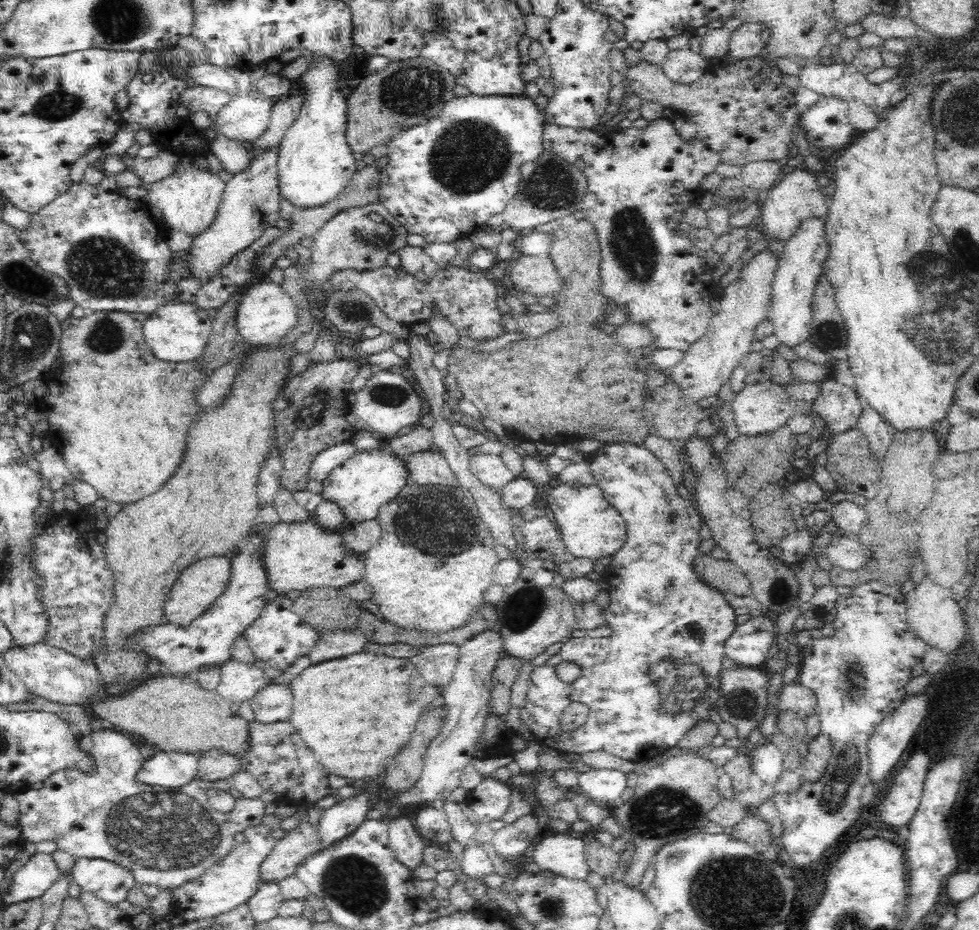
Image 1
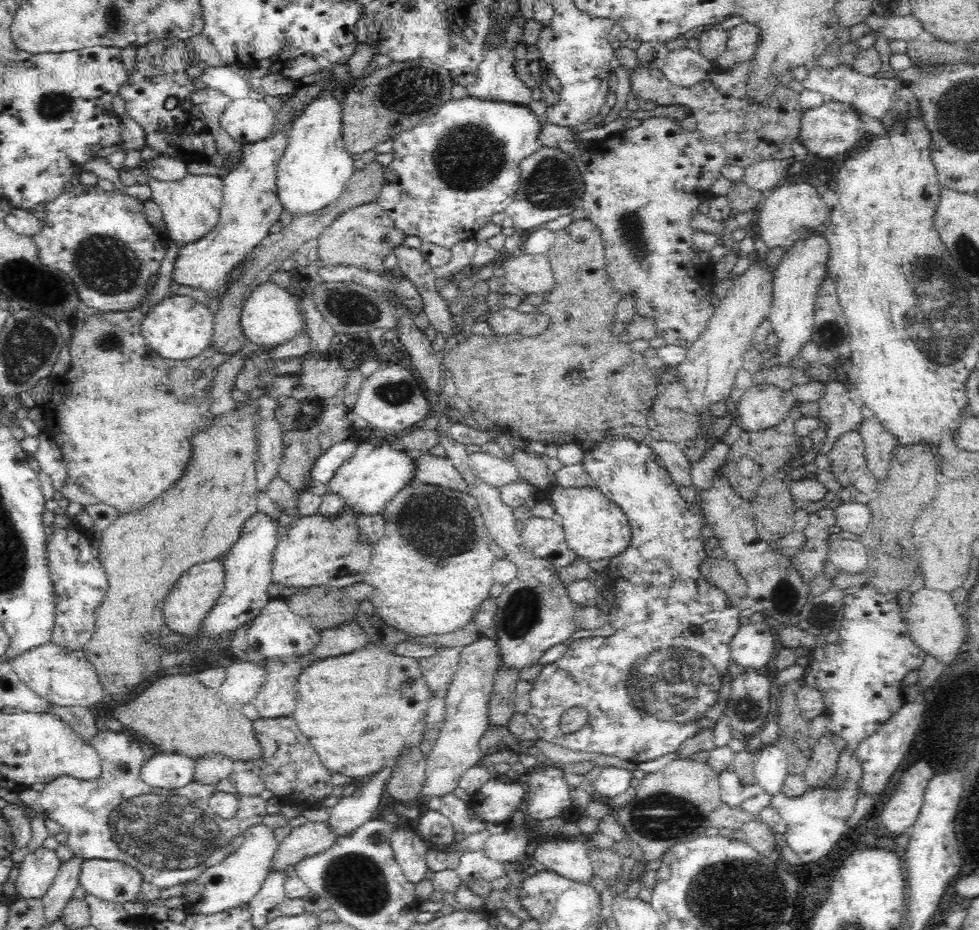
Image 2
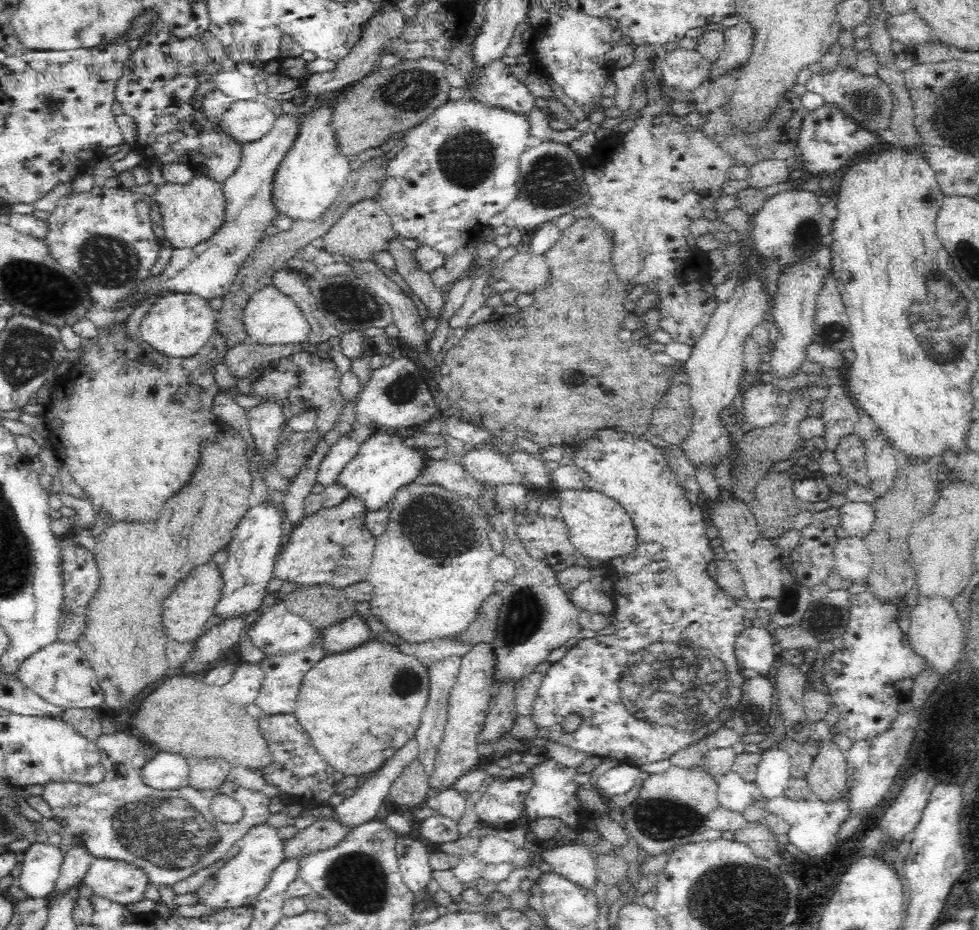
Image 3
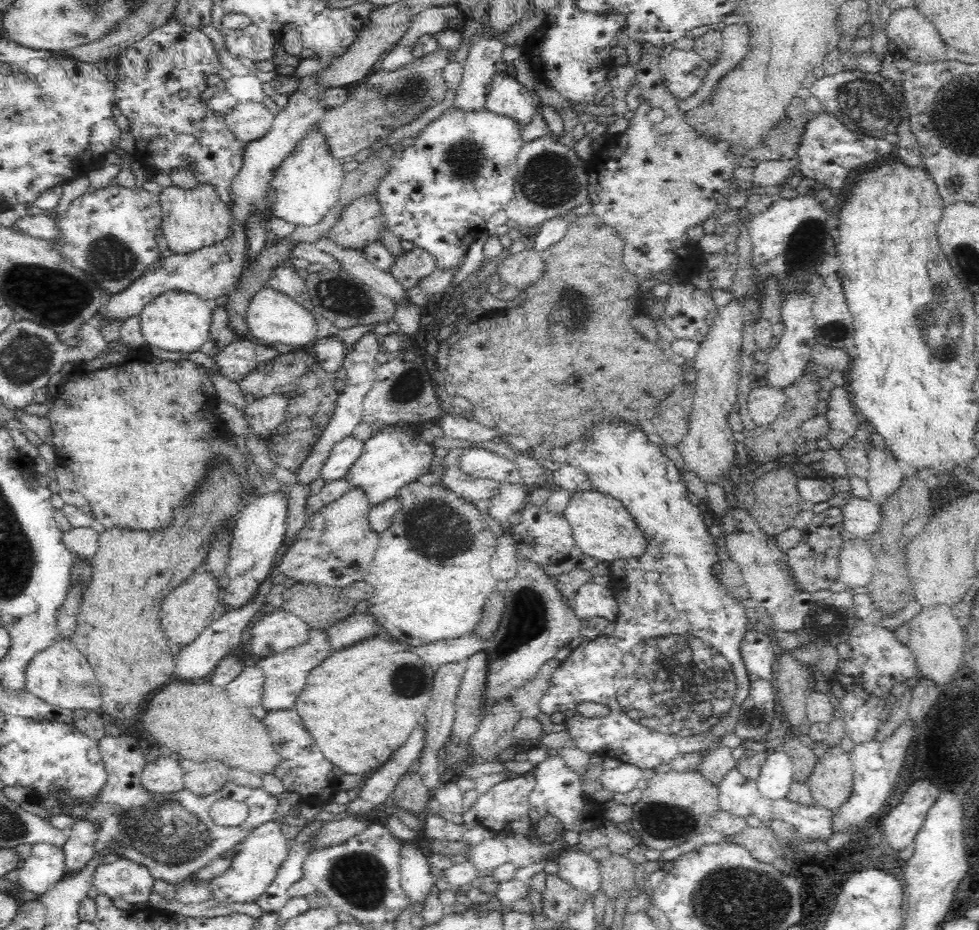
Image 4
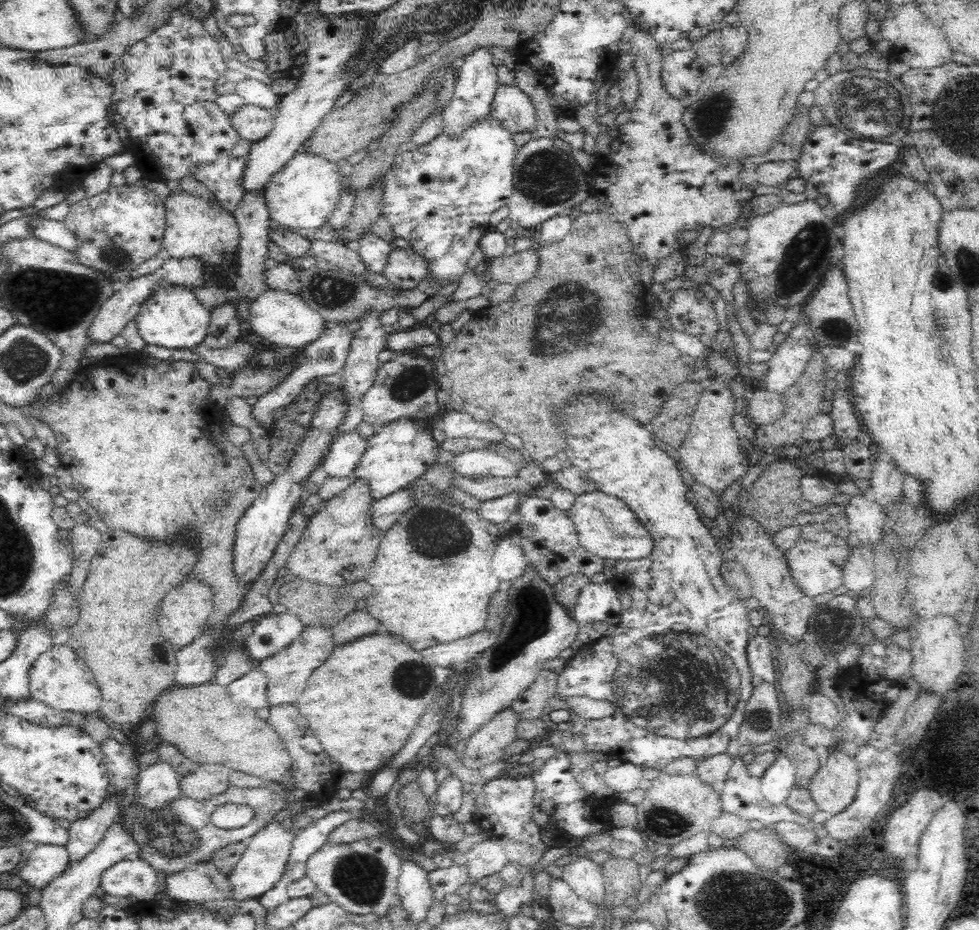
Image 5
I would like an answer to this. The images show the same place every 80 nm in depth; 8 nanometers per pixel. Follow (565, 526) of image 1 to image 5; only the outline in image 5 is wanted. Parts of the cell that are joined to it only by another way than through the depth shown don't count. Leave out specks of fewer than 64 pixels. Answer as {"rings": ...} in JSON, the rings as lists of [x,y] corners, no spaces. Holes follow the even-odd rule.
{"rings":[[[598,490],[578,494],[567,515],[574,522],[582,547],[606,561],[639,560],[647,557],[654,548],[654,537],[650,531],[642,525],[636,513],[616,496]]]}

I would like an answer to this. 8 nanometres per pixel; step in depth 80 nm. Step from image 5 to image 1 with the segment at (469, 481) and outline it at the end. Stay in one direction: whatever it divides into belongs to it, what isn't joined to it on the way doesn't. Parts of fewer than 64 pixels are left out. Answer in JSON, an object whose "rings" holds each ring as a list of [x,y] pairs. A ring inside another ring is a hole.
{"rings":[[[424,450],[416,452],[404,459],[408,469],[407,483],[416,483],[426,486],[442,484],[446,486],[459,486],[456,474],[450,468],[443,453]]]}

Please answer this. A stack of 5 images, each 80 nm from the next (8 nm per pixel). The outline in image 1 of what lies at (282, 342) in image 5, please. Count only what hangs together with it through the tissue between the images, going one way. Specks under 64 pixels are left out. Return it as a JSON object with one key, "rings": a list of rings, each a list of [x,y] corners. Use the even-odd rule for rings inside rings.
{"rings":[[[262,280],[246,288],[236,312],[236,329],[246,344],[277,344],[298,324],[297,304],[275,282]]]}

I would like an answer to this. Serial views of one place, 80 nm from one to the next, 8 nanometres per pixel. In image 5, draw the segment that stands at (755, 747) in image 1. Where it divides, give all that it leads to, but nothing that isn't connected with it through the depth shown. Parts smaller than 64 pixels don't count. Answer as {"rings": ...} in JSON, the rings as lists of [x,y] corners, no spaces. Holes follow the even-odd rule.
{"rings":[[[780,752],[760,778],[761,791],[770,805],[785,804],[796,782],[795,767],[791,759]]]}

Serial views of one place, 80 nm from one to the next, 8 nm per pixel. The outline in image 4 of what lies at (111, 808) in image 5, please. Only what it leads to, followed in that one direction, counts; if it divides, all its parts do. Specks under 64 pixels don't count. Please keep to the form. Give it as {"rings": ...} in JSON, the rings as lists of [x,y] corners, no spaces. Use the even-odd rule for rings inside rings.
{"rings":[[[90,820],[75,821],[67,835],[67,842],[62,848],[65,852],[64,872],[69,875],[82,870],[95,855],[98,825]]]}

